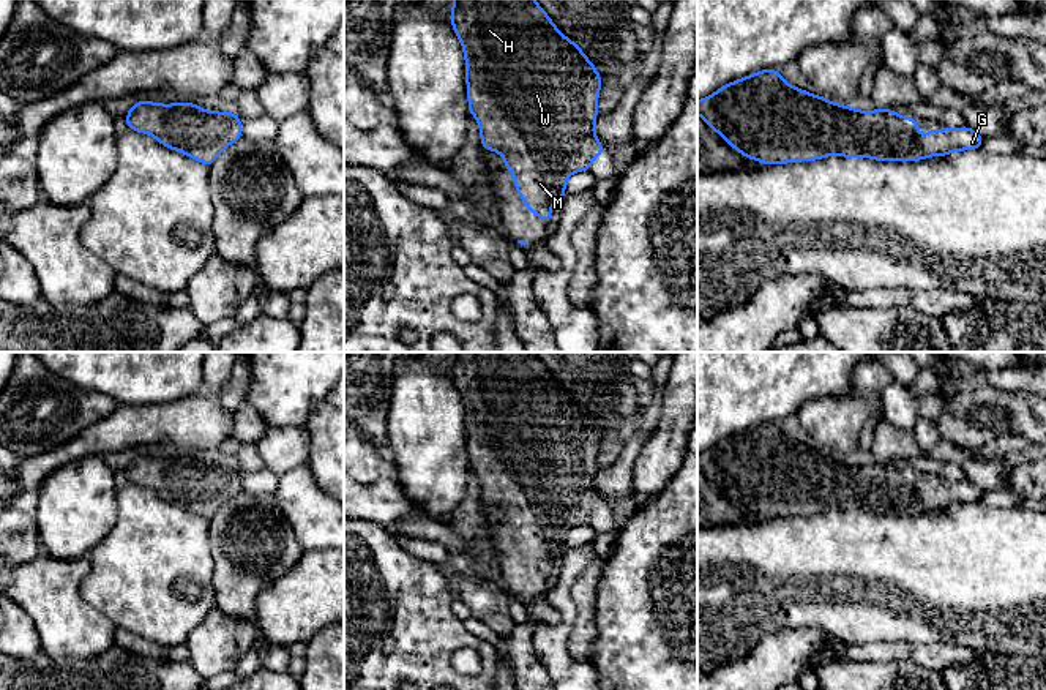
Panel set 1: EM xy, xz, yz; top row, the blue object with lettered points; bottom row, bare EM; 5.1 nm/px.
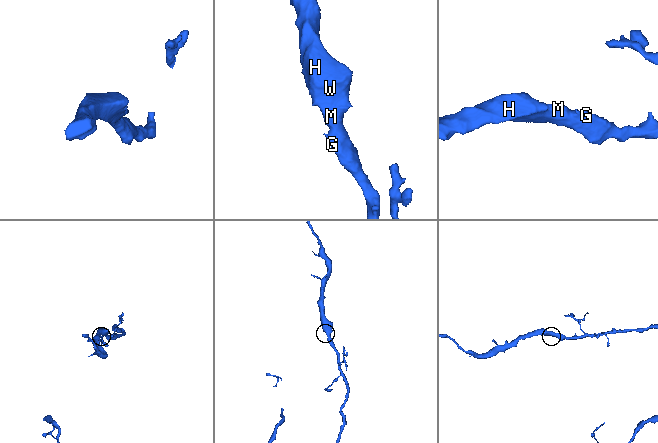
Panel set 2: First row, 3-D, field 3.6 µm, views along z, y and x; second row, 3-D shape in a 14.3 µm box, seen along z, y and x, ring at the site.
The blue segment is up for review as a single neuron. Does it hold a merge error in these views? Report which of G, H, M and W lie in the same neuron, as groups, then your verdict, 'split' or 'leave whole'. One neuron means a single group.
groups G H M W; leave whole

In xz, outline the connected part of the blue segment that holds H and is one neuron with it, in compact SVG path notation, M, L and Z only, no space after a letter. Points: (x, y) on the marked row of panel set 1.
M453 0L450 22L465 55L469 112L480 125L480 145L503 156L527 210L552 223L551 207L566 197L568 177L590 171L593 158L606 153L595 136L600 73L535 0Z

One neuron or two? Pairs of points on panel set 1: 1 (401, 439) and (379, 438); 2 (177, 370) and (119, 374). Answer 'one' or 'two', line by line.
1: two
2: one

